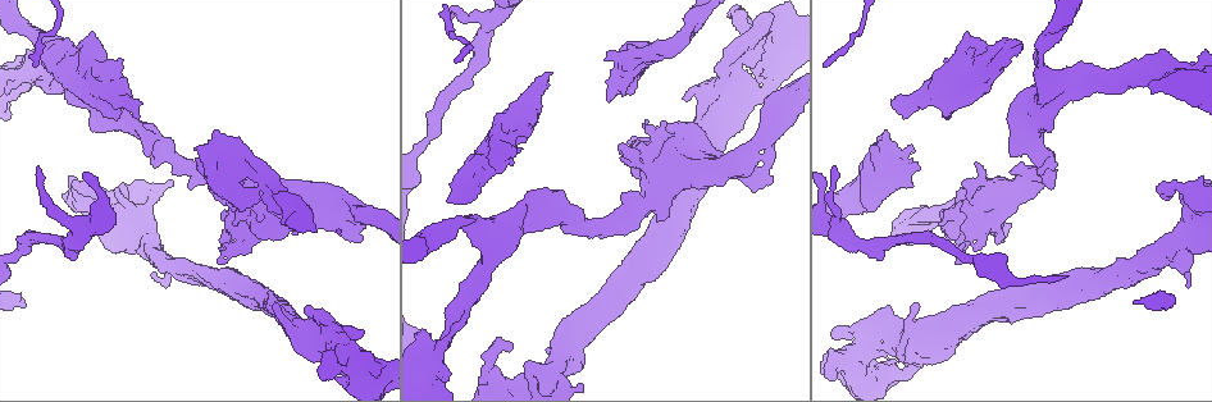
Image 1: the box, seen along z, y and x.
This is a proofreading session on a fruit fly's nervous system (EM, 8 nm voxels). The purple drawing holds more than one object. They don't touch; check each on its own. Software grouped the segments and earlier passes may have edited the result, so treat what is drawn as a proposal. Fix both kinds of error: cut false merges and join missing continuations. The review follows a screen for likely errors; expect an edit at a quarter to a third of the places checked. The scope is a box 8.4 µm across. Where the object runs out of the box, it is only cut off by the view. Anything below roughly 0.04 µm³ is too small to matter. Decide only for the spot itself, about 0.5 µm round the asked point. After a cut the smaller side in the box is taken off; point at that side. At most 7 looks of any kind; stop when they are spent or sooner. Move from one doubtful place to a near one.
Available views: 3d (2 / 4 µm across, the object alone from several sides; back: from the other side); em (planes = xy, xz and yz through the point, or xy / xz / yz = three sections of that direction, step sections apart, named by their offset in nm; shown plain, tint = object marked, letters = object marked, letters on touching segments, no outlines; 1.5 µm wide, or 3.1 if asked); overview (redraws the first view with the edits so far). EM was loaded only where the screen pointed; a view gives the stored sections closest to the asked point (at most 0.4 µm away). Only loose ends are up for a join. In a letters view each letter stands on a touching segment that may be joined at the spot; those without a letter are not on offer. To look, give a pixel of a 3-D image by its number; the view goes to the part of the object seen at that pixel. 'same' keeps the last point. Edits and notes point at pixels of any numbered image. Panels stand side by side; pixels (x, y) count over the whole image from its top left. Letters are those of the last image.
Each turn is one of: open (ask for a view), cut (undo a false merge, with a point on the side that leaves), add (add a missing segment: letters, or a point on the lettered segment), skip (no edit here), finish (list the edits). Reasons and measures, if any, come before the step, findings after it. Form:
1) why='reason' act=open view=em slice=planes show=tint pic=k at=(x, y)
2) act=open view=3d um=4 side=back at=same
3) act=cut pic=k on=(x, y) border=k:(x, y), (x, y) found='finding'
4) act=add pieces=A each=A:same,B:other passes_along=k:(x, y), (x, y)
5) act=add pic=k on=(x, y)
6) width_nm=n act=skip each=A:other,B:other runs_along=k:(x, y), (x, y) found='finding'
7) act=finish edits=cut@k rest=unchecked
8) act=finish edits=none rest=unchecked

why='narrows sharply' act=open view=em slice=planes show=letters pic=1 at=(865, 345)

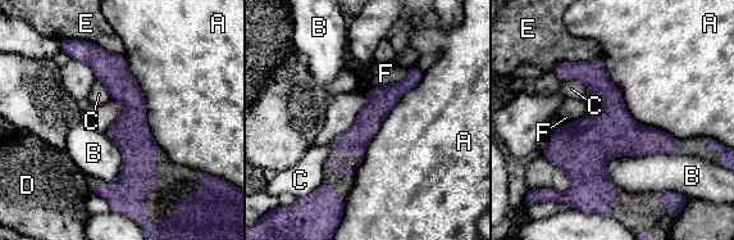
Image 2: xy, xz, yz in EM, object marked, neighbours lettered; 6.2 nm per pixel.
act=skip each=A:other,B:other,C:other,D:other,E:other,F:other runs_along=2:(95, 50), (132, 98), (132, 177), (113, 197) found='one neuron here'

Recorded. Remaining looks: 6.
why='touches itself' act=open view=3d um=2 pic=1 at=(267, 200)

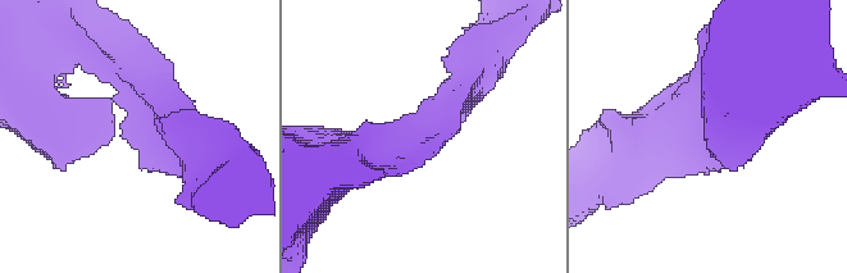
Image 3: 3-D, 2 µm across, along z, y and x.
act=open view=em slice=xy step=8 show=letters pic=3 at=(420, 136)

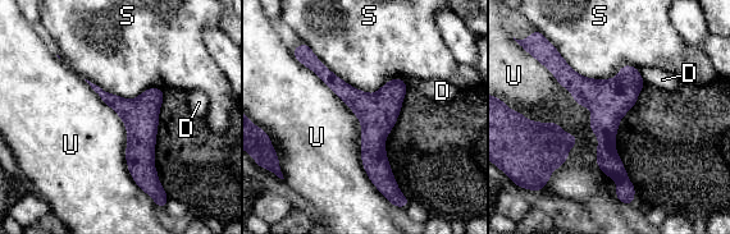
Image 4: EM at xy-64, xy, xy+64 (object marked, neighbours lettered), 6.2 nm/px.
width_nm=140 act=skip each=D:other,S:other,U:other runs_along=4:(320, 70), (373, 119), (397, 201) found='continuous, no second neuron'

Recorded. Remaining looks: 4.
why='branch stops here' act=open view=em slice=planes show=letters pic=1 at=(945, 116)

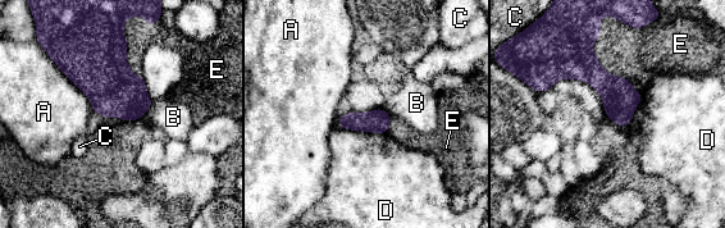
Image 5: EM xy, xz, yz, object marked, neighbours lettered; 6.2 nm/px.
act=skip each=A:other,B:other,C:other,D:other,E:other border=5:(643, 94), (630, 118) found='none of them fits'

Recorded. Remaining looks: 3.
act=finish edits=none rest=unchecked

